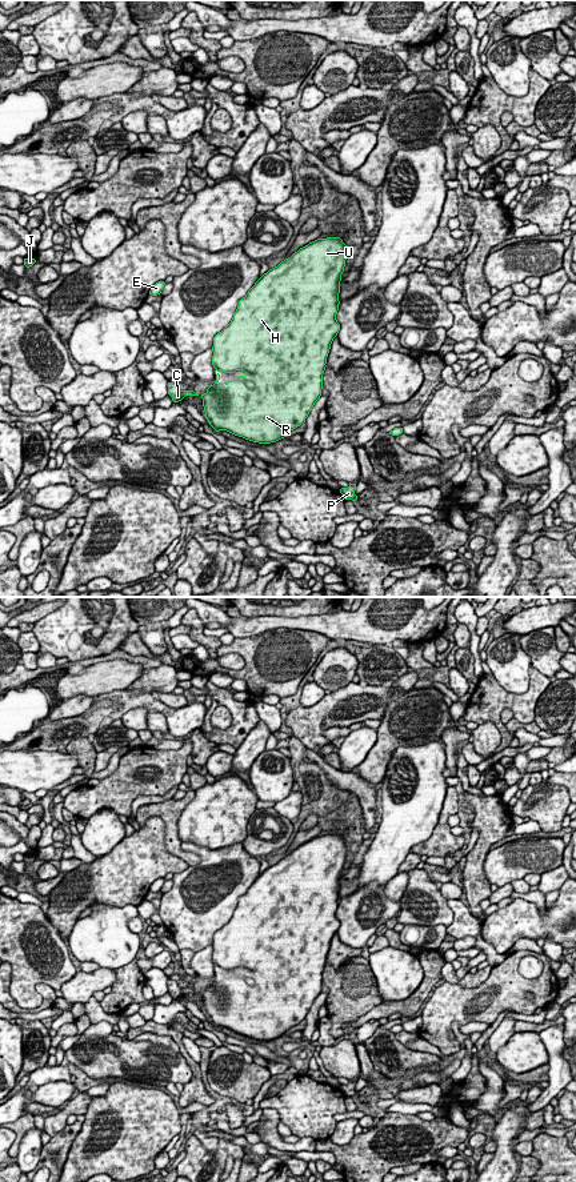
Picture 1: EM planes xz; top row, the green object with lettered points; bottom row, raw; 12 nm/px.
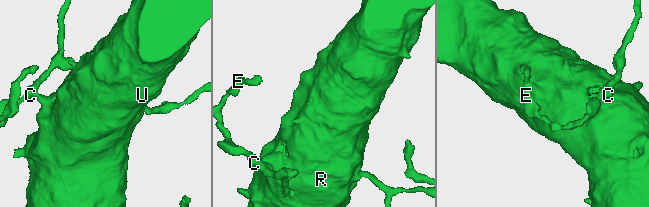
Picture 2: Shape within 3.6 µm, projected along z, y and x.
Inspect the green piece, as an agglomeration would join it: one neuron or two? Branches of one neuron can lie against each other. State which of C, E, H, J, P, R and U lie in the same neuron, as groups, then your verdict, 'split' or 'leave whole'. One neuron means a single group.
C E H J P R U; leave whole

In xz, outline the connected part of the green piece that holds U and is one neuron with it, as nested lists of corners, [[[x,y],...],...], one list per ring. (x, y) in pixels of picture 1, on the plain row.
[[[340,834],[317,836],[264,870],[239,898],[231,919],[213,934],[212,962],[217,969],[244,967],[245,971],[221,985],[217,970],[215,981],[201,991],[205,1015],[216,1029],[227,1027],[253,1039],[271,1041],[305,1019],[321,993],[327,954],[340,927],[336,917],[340,878],[351,849]]]

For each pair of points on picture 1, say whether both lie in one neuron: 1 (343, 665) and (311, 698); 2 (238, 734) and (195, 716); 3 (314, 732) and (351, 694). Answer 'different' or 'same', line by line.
1: same
2: different
3: same

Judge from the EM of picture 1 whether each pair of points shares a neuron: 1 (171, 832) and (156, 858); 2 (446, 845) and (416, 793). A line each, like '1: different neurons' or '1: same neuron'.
1: different neurons
2: different neurons

